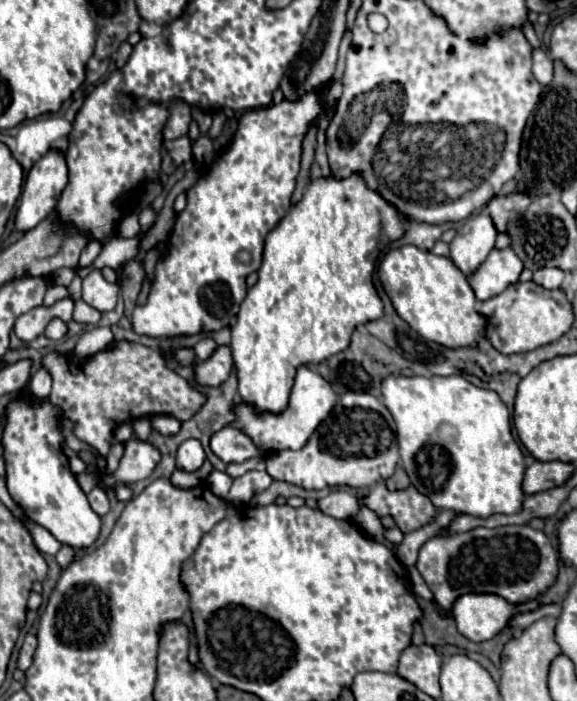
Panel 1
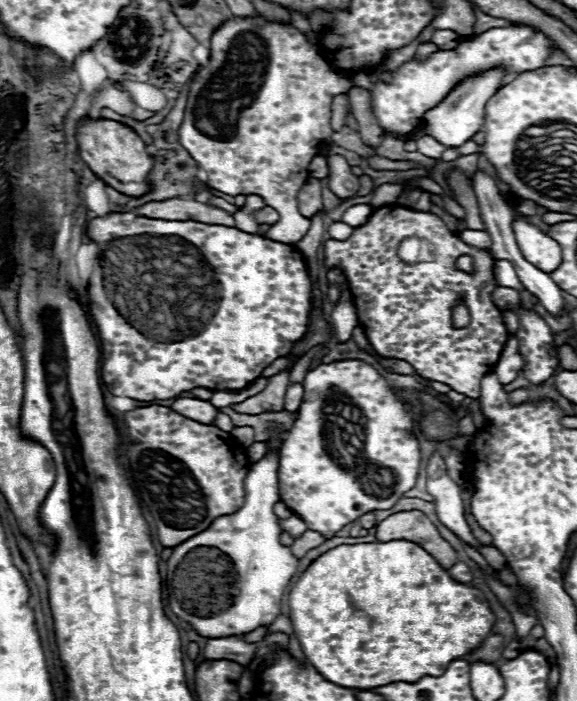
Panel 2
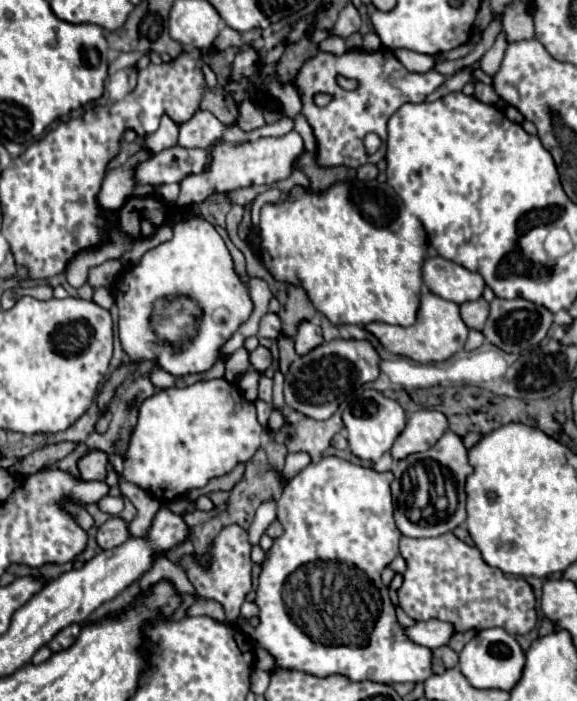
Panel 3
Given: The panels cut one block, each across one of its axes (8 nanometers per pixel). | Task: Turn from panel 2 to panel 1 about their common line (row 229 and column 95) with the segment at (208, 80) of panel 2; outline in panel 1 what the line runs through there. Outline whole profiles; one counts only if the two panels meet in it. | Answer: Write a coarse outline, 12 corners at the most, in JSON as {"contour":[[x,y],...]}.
{"contour":[[100,272],[82,280],[82,300],[100,312],[114,310],[118,284]]}

